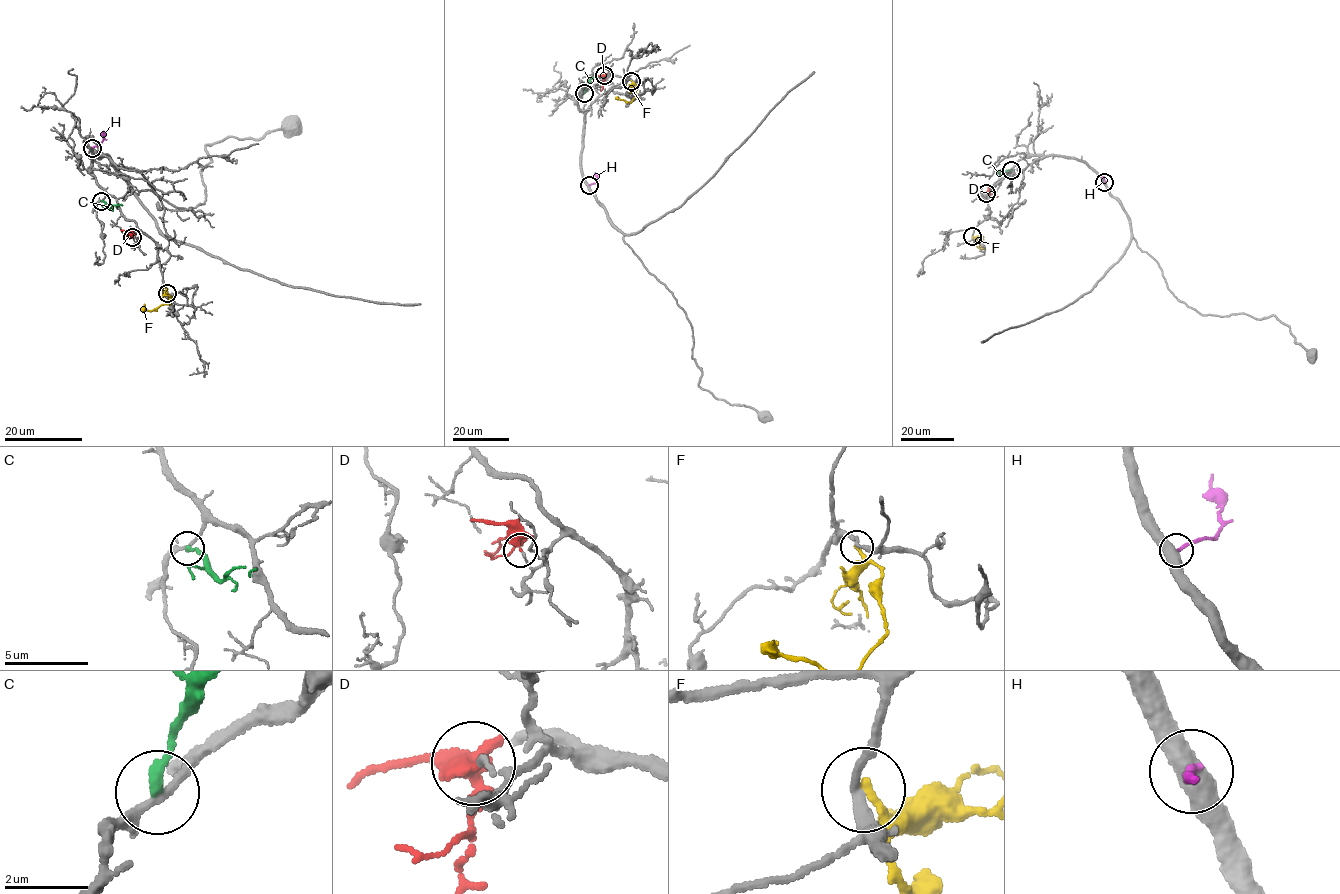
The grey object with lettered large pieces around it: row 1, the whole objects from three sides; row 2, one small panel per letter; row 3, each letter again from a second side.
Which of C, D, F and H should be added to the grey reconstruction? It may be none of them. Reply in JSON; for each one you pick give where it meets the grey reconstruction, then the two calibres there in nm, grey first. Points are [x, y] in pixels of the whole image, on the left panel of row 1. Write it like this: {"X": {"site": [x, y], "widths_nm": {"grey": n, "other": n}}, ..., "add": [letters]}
{"add": []}

